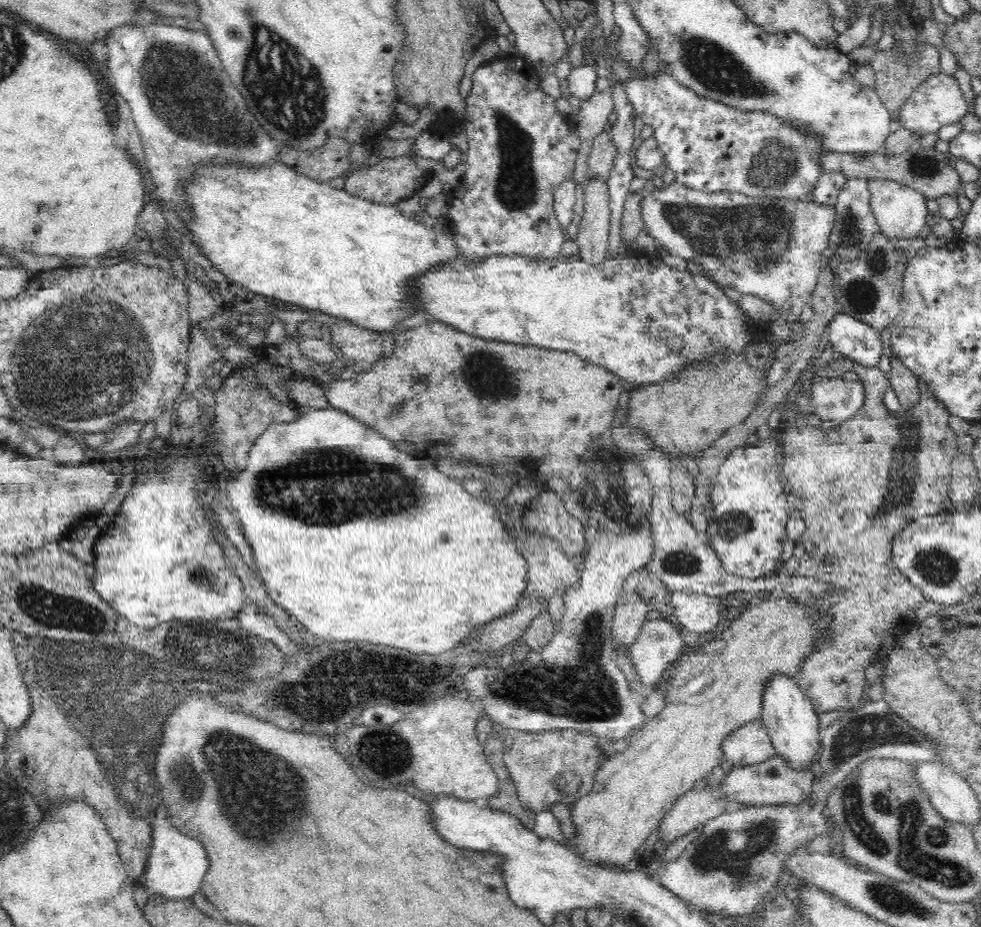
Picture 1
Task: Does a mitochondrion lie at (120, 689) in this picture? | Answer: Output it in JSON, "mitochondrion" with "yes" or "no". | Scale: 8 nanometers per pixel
{"mitochondrion":"yes"}

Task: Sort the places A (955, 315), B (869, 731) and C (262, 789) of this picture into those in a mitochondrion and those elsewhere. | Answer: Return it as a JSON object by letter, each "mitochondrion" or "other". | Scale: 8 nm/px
{"A":"other","B":"mitochondrion","C":"mitochondrion"}

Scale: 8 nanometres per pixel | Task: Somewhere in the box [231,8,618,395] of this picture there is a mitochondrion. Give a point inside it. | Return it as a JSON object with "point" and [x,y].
{"point":[296,108]}

